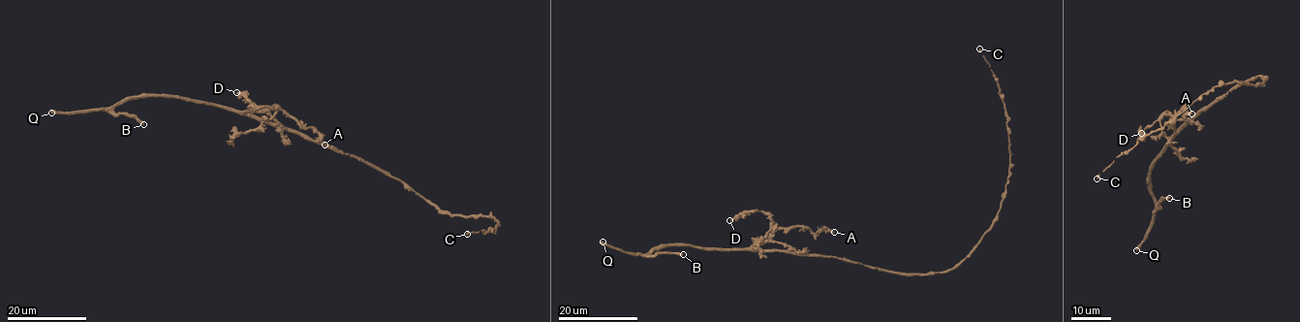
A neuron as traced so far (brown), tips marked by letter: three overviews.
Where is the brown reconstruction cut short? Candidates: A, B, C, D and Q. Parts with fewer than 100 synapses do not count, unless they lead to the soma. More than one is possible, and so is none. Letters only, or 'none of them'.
B, Q

